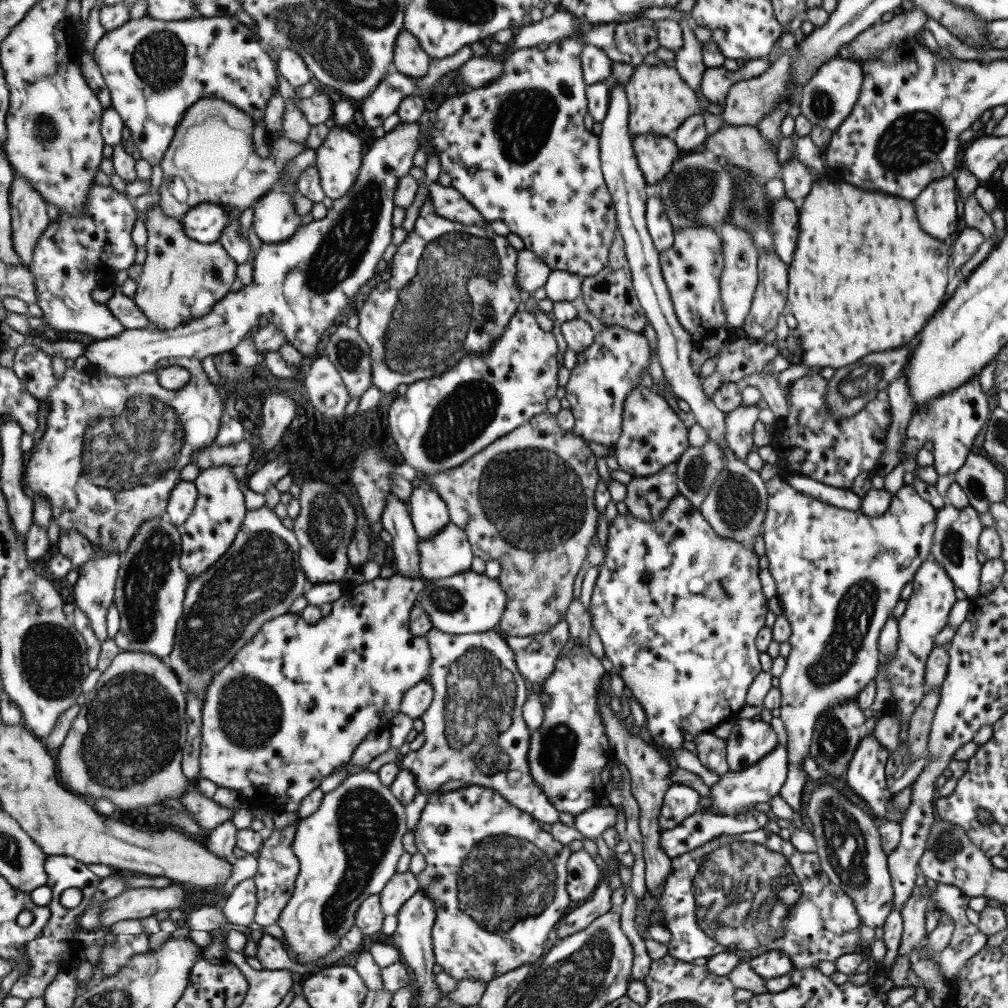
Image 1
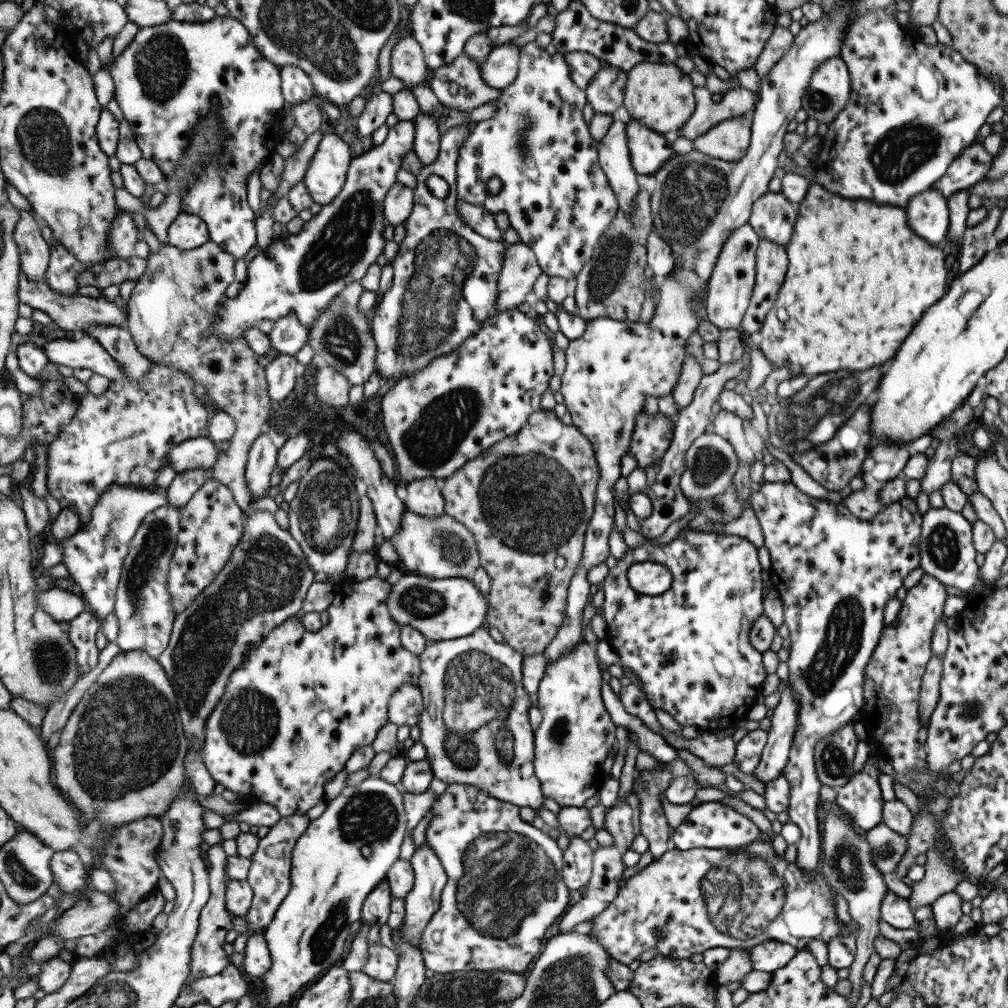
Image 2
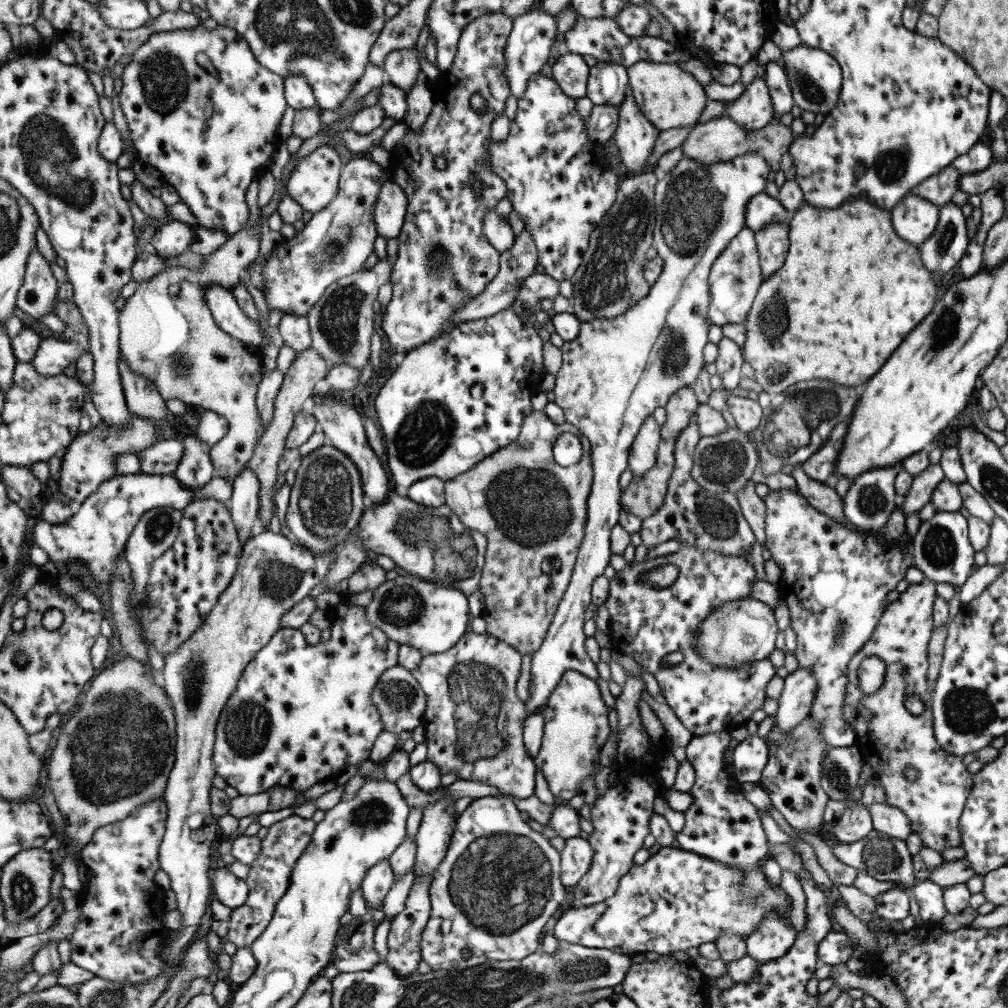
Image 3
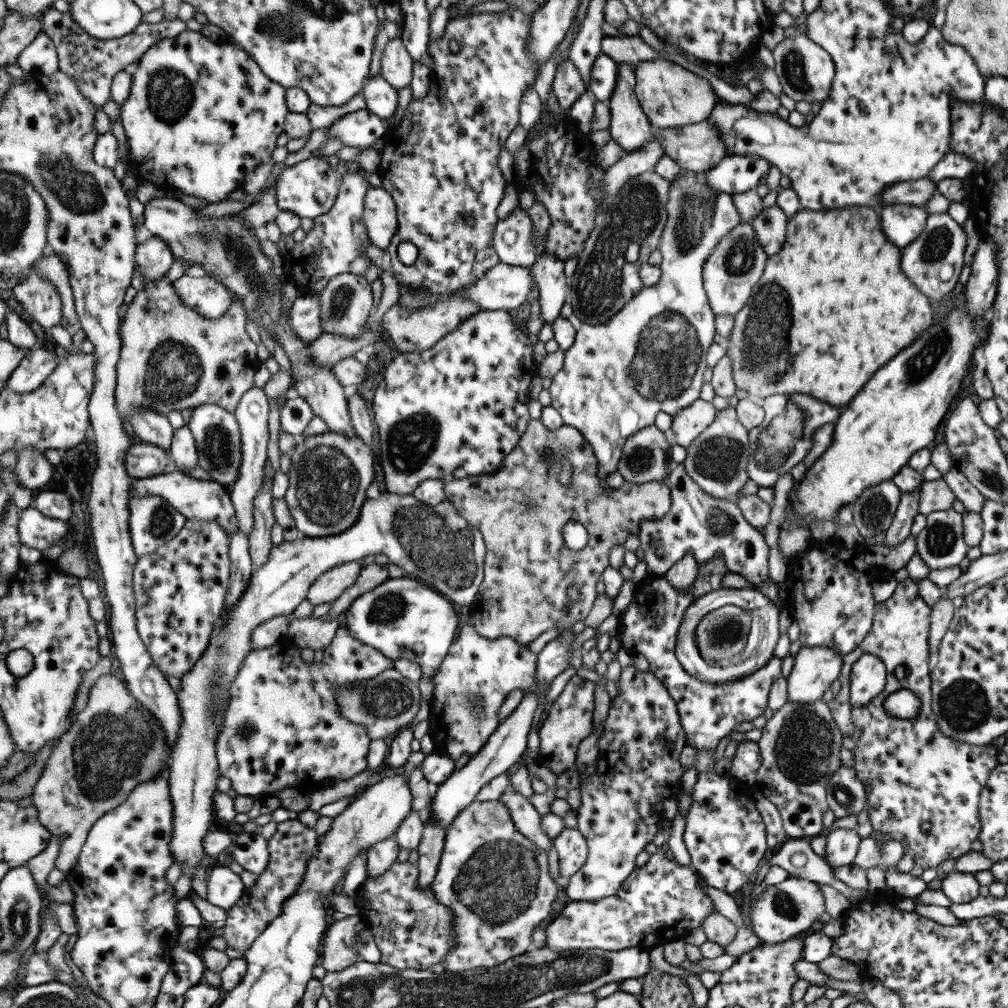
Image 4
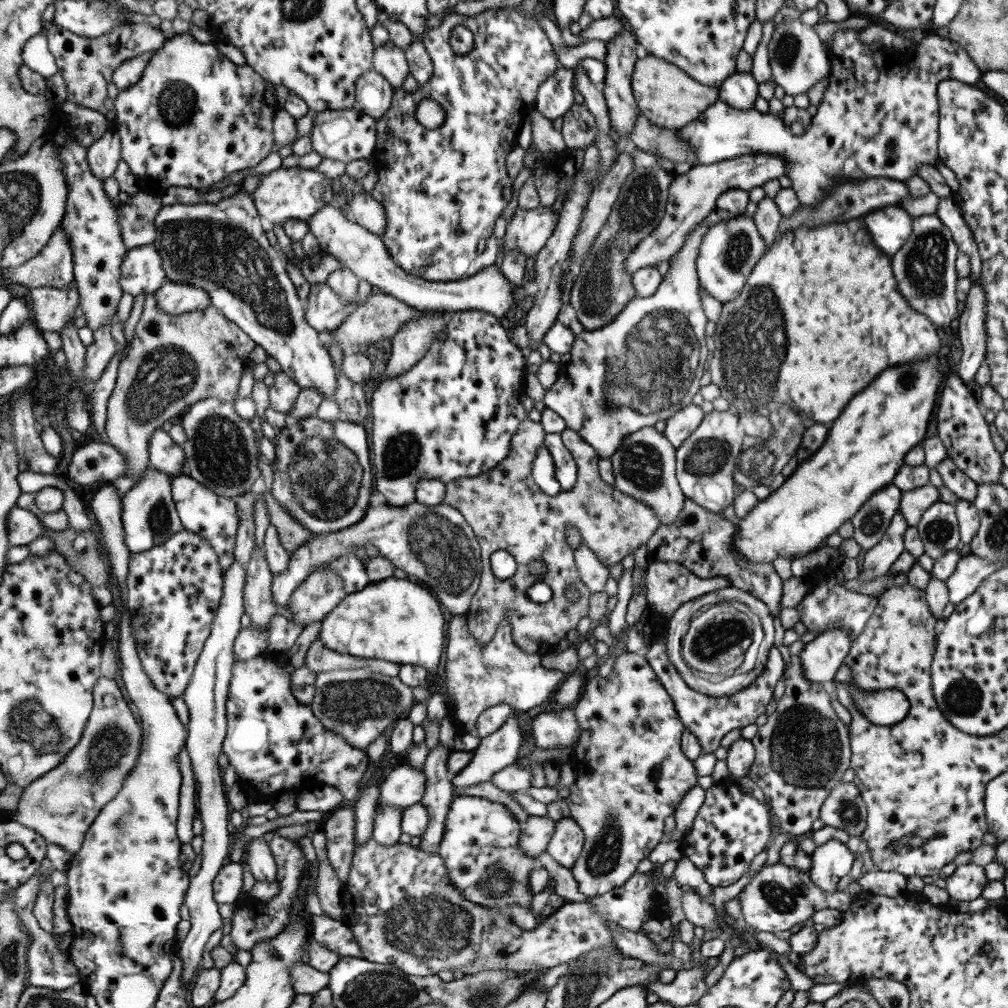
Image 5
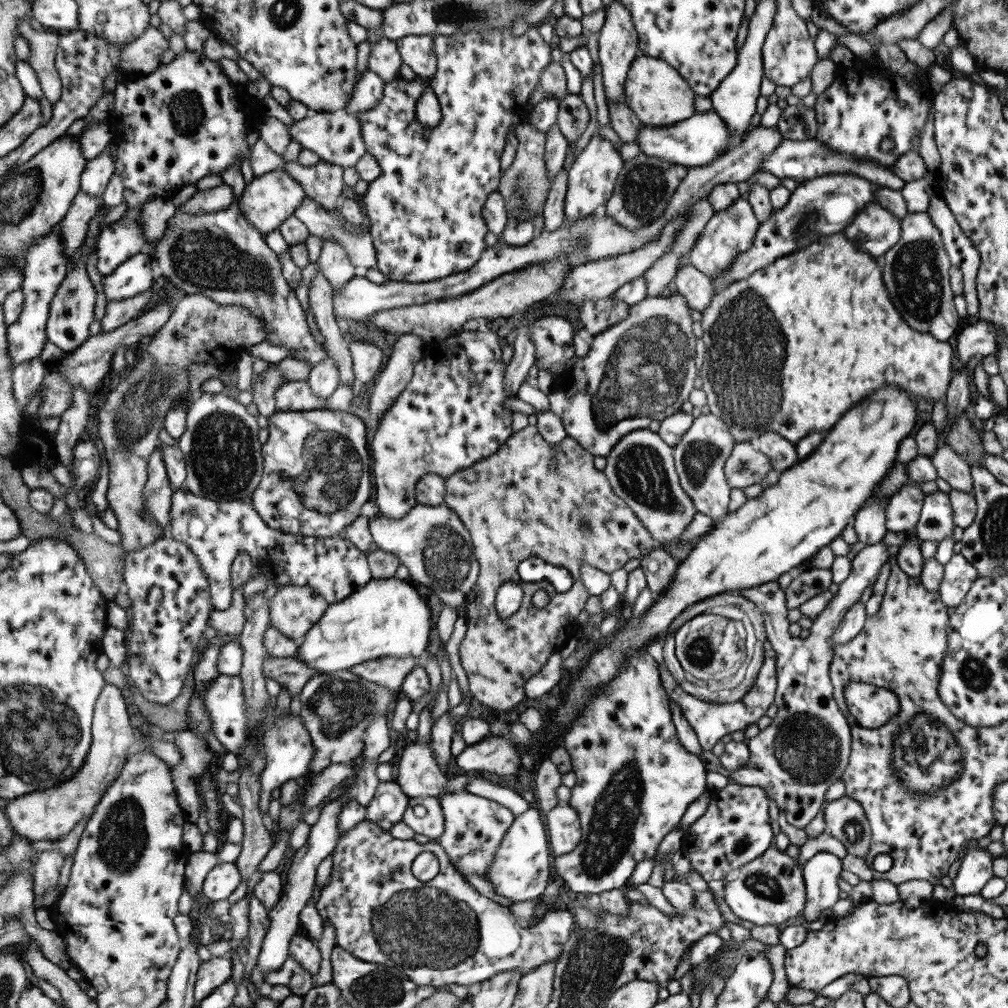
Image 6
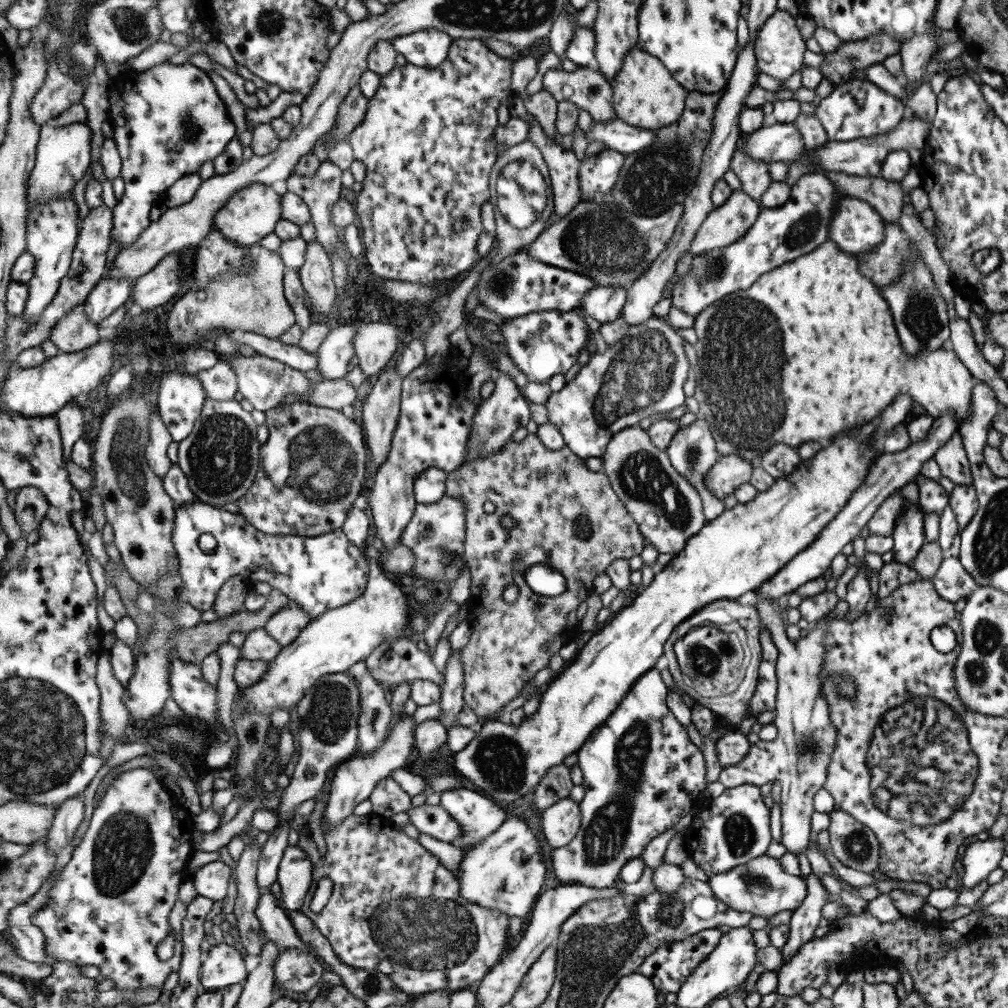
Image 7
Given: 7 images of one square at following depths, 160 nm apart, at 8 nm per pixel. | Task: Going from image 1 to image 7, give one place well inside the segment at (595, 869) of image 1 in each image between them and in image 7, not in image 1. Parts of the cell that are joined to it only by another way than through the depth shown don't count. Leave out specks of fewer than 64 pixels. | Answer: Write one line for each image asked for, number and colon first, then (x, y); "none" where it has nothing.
2: (579, 858)
3: (577, 857)
4: (572, 846)
5: (566, 846)
6: (564, 827)
7: (561, 822)

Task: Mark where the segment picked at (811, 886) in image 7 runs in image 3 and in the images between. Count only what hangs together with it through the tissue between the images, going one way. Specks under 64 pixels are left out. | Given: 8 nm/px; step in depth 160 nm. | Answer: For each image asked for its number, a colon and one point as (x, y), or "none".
3: (854, 823)
4: (841, 844)
5: (829, 861)
6: (820, 872)

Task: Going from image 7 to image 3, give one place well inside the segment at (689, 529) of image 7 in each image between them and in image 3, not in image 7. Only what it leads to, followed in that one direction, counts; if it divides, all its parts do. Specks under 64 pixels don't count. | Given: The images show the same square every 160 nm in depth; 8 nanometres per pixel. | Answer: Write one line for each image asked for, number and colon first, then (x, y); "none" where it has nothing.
3: (642, 453)
4: (643, 457)
5: (643, 465)
6: (640, 467)

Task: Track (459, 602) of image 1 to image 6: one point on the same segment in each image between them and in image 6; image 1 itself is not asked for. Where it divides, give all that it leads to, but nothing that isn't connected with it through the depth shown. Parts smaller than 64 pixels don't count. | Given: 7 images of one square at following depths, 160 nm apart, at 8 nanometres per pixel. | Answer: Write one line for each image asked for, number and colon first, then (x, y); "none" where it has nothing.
2: (450, 608)
3: (410, 610)
4: (403, 618)
5: (396, 621)
6: (388, 617)

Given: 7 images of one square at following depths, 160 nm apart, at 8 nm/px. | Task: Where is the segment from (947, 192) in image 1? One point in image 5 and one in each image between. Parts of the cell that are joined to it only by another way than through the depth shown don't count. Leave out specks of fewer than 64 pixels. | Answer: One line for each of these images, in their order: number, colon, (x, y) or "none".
2: (926, 214)
3: (912, 218)
4: (900, 223)
5: (888, 227)

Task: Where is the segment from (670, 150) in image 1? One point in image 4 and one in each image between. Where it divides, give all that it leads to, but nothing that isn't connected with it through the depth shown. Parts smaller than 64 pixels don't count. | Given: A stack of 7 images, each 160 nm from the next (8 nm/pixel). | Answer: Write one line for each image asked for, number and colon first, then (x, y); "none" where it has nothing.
2: (648, 150)
3: (634, 137)
4: (629, 128)

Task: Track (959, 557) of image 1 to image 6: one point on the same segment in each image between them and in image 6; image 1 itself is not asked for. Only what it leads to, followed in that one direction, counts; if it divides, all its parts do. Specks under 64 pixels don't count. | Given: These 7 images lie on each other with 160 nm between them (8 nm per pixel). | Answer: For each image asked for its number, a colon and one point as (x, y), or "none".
2: (946, 553)
3: (940, 549)
4: (940, 544)
5: (937, 527)
6: (935, 522)

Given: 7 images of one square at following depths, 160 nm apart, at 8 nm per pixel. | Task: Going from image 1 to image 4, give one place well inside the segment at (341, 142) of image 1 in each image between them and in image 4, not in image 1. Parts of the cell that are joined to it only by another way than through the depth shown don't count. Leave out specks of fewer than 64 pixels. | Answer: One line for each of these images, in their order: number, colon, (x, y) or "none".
2: (326, 176)
3: (315, 183)
4: (310, 189)

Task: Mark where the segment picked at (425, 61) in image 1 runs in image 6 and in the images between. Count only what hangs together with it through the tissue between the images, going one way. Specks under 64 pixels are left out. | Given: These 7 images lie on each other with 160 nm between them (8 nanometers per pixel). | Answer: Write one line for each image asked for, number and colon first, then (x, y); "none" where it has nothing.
2: (408, 62)
3: (402, 66)
4: (397, 66)
5: (390, 61)
6: (385, 59)

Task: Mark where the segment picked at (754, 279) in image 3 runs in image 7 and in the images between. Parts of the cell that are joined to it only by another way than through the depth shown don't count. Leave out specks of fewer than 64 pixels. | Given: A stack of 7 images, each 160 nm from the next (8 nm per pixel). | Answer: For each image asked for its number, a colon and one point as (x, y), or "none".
4: (734, 265)
5: (729, 249)
6: (728, 232)
7: (724, 224)

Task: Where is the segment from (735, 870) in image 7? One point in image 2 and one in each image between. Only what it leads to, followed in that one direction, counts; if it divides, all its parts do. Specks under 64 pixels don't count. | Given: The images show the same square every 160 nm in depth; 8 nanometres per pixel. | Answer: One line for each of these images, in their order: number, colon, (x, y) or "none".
2: (769, 955)
3: (773, 935)
4: (780, 911)
5: (778, 897)
6: (769, 890)

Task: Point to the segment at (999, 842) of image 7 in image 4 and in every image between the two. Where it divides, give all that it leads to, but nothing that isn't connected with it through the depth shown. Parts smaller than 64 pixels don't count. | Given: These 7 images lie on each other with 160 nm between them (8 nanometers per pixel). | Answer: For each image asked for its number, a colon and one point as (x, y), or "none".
4: (959, 887)
5: (966, 882)
6: (973, 869)

